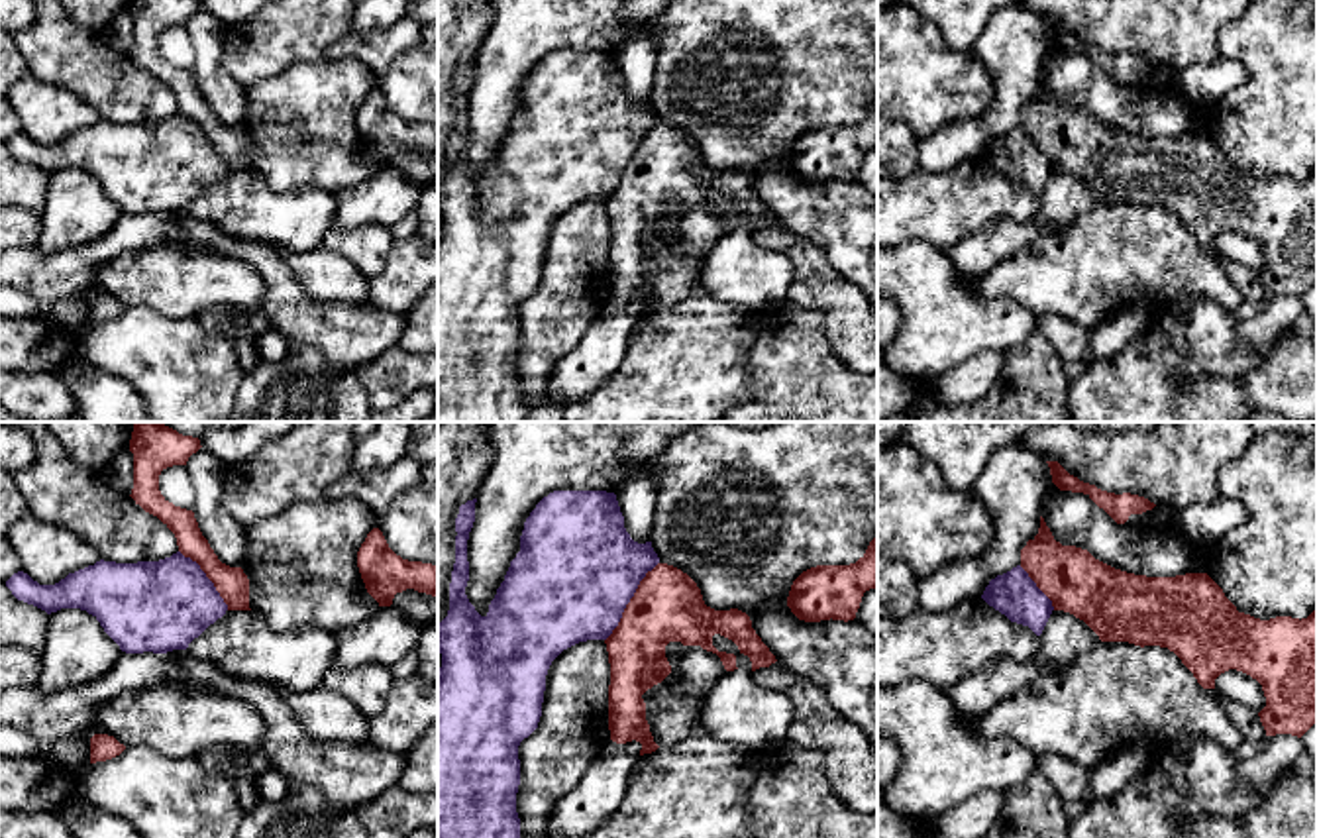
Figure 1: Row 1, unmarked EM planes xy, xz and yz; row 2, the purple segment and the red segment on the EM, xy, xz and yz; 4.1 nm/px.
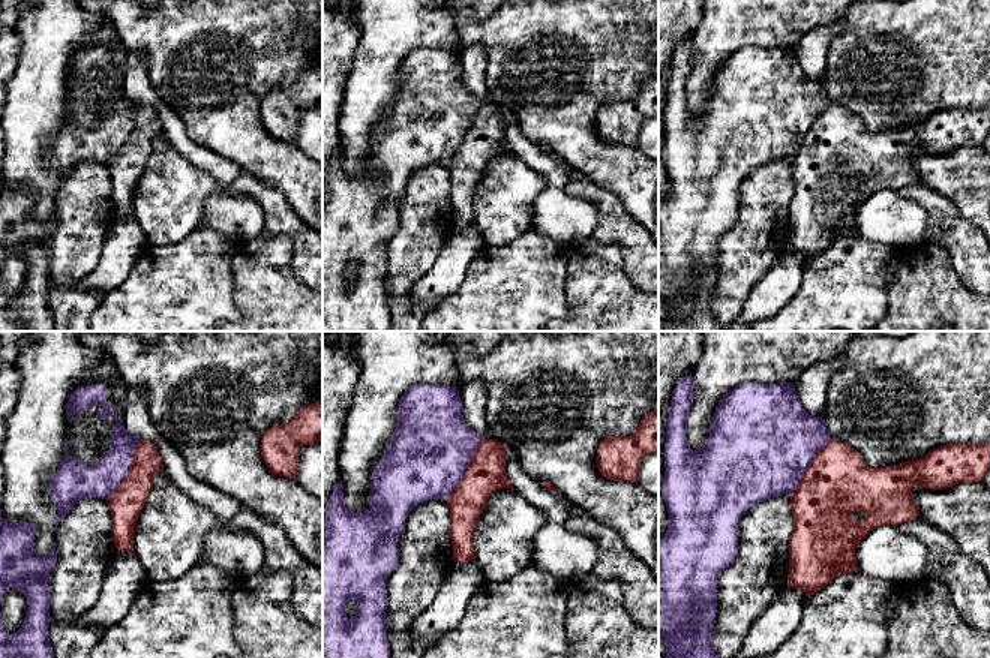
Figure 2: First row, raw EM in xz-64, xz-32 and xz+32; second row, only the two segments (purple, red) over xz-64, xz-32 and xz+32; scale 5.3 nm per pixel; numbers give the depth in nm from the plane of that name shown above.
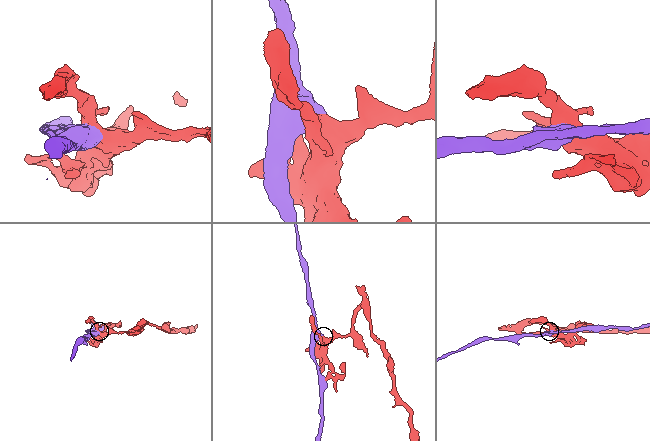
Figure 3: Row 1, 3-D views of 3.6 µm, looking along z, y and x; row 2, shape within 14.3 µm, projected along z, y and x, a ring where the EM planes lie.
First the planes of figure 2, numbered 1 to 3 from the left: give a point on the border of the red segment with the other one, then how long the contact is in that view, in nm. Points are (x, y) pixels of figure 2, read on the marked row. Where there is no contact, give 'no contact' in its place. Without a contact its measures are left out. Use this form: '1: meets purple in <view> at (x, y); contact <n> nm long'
1: meets purple in xz-64 at (128, 469); contact 380 nm long
2: meets purple in xz-32 at (467, 468); contact 400 nm long
3: meets purple in xz+32 at (809, 465); contact 380 nm long

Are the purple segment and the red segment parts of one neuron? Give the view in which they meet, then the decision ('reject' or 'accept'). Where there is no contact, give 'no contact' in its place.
contact in xz; reject

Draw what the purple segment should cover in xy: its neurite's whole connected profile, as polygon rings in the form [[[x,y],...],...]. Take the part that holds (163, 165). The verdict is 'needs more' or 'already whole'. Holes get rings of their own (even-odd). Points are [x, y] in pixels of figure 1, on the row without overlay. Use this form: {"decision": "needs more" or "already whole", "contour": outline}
{"decision": "already whole", "contour": [[[181,112],[159,122],[100,120],[55,145],[39,145],[18,131],[6,147],[47,175],[86,171],[126,214],[186,210],[228,171],[200,126]]]}

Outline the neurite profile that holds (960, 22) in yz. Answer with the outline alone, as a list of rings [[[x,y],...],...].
[[[877,0],[877,10],[897,4],[915,8],[944,35],[952,51],[974,51],[991,16],[1017,0]]]

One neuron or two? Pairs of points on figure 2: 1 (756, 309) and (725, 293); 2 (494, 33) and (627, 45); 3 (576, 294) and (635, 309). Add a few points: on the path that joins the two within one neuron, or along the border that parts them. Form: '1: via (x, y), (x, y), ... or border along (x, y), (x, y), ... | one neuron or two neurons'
1: border along (764, 273), (738, 315) | two neurons
2: via (527, 38), (540, 39), (546, 45), (594, 45) | one neuron
3: via (591, 294), (596, 294), (608, 306), (620, 306) | one neuron

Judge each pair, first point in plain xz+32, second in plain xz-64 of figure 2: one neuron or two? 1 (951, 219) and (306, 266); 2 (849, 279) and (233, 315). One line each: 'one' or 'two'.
1: one
2: one

